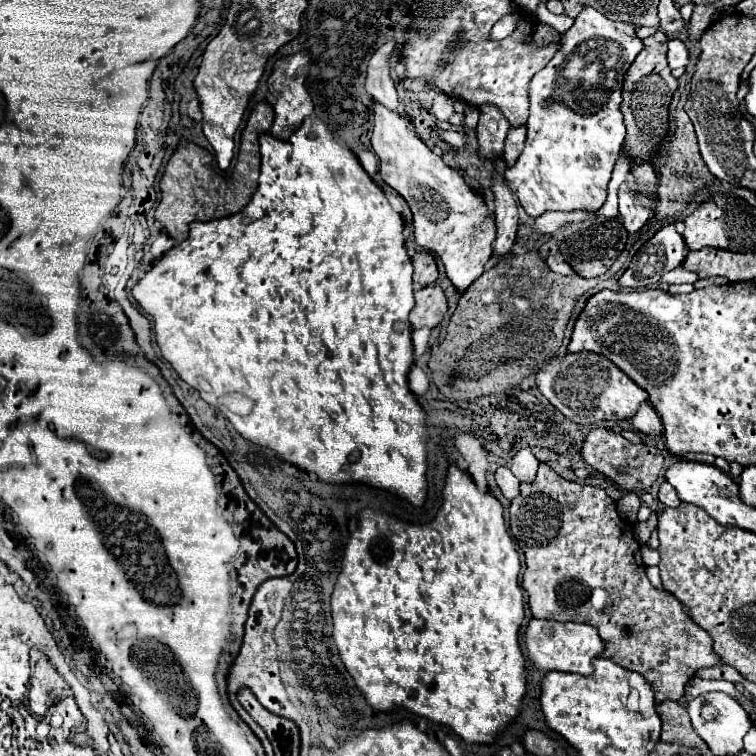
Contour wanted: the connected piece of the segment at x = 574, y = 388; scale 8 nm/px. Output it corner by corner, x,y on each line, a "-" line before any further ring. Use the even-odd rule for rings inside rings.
590,352
566,354
564,358
550,360
536,374
536,386
568,420
576,424
628,420
634,416
638,406
648,400
646,390
622,374
622,370
618,370
618,366
614,366
606,356

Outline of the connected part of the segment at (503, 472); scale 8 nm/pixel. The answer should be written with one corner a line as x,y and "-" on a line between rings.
500,466
500,468
496,470
496,482
498,482
502,494
504,494
508,500
512,500
512,498
520,492
520,480
512,474
512,470
510,470
508,466

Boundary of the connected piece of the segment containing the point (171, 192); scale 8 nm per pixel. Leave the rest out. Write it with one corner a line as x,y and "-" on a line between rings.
192,142
178,146
170,156
166,170
160,180
162,200
154,212
154,218
164,226
166,234
172,236
178,244
188,238
188,224
194,220
210,220
222,218
226,214
234,214
246,206
254,194
256,184
234,184
226,176
220,176
214,168
210,168
210,152

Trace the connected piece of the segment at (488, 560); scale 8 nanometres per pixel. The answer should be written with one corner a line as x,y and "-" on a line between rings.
454,462
448,466
444,494
442,494
442,508
436,512
432,522
410,524
382,510
362,508
358,514
358,530
350,534
350,540
342,558
342,572
332,592
332,622
334,622
332,638
340,650
340,658
346,670
350,672
350,676
354,678
356,686
362,690
366,700
376,710
382,710
382,712
390,712
392,706
400,706
418,716
450,726
462,740
470,744
494,742
496,732
504,730
504,726
518,714
522,696
526,692
524,656
518,646
518,630
524,620
524,602
522,602
524,598
522,598
522,590
518,588
518,572
520,572
520,558
506,530
502,504
492,492
482,492
474,484
470,474
460,470

